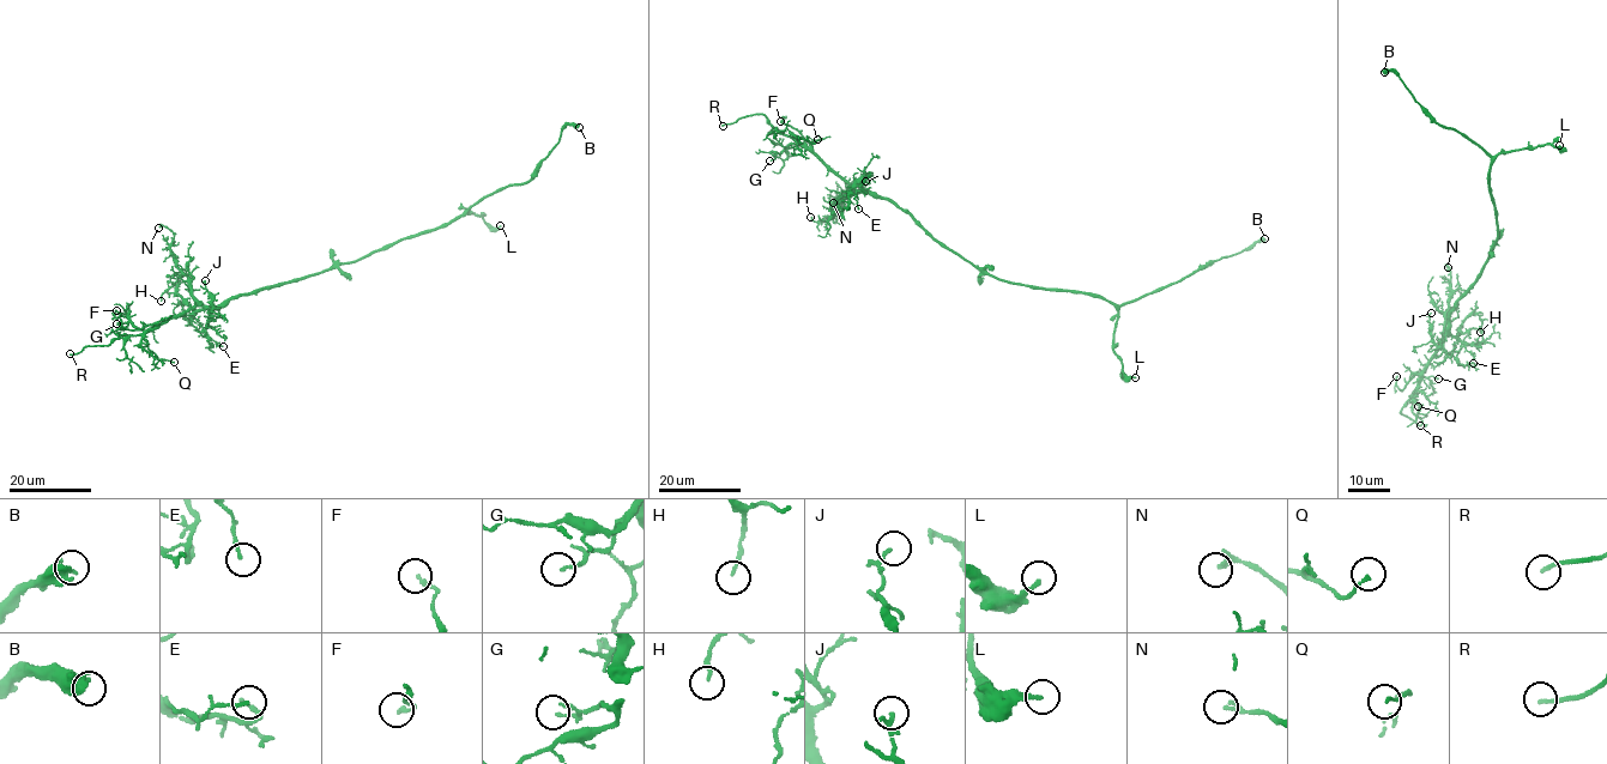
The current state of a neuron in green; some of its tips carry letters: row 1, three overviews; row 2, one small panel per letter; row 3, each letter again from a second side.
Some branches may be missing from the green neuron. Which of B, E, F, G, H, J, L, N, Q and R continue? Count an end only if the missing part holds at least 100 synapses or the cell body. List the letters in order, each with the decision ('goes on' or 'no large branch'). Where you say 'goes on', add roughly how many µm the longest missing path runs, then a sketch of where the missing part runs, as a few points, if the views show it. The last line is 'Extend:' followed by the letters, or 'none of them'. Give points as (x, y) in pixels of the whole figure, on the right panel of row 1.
B: no large branch
E: no large branch
F: no large branch
G: no large branch
H: no large branch
J: no large branch
L: no large branch
N: no large branch
Q: no large branch
R: goes on; about 15 µm are missing
Extend: R

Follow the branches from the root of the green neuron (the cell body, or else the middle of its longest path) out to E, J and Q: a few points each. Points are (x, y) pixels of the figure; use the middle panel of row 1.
E: (984, 274), (944, 248), (907, 213), (884, 198), (874, 198), (858, 182), (850, 190), (856, 195), (858, 208)
J: (984, 274), (944, 248), (907, 213), (884, 198), (874, 198), (859, 183), (859, 177), (865, 175), (865, 181)
Q: (984, 274), (944, 248), (888, 200), (855, 190), (792, 134), (814, 144), (817, 139)

